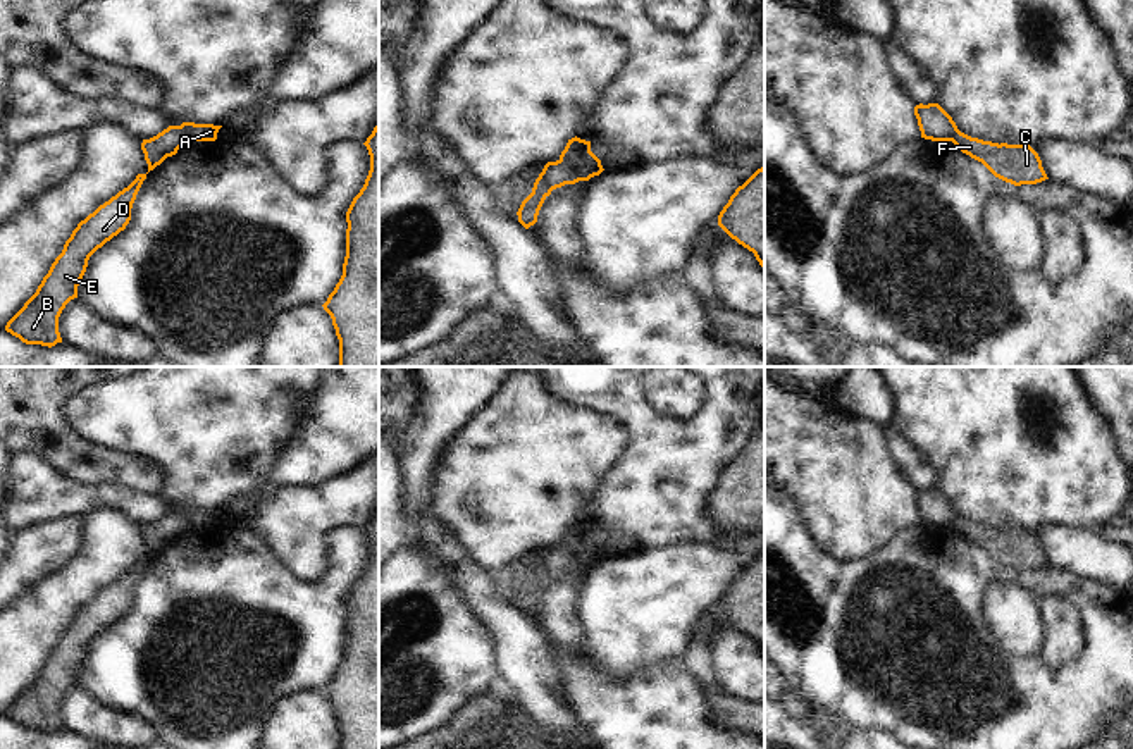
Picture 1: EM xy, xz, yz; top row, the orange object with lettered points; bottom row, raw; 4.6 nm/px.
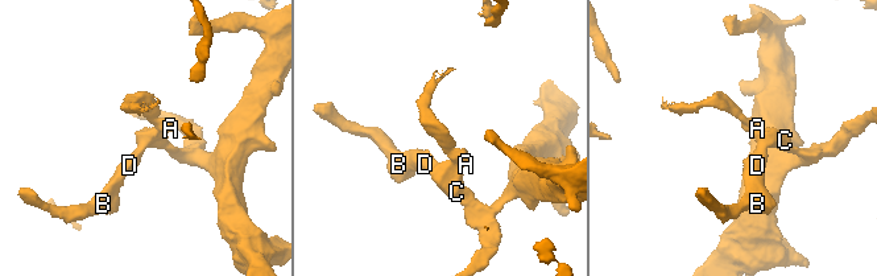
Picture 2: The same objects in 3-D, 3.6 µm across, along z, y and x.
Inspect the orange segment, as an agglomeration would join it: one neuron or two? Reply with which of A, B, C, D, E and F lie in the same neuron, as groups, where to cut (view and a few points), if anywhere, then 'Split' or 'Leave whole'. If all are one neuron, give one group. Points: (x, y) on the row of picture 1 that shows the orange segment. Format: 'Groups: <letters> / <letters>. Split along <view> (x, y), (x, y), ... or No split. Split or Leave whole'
Groups: A / B C D E F. Split along xz (560, 159), (584, 179). Split.

